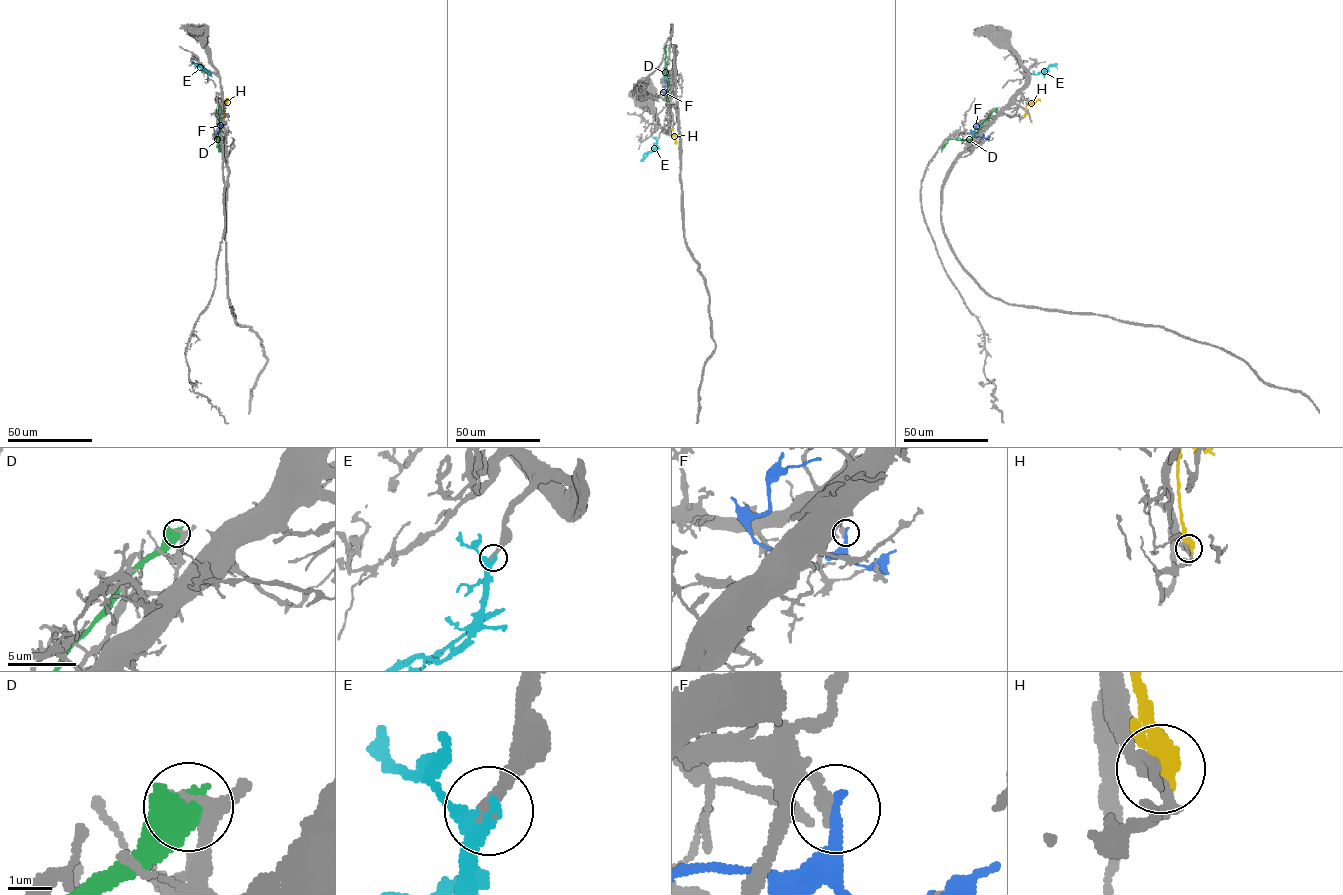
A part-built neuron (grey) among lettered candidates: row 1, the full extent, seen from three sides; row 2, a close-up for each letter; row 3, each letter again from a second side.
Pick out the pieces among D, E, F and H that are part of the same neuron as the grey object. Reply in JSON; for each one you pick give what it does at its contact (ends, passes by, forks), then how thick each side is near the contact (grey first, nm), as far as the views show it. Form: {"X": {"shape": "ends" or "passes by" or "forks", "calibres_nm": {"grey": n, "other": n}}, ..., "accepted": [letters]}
{"E": {"shape": "passes by", "calibres_nm": {"grey": 240, "other": 360}}, "accepted": ["E"]}

